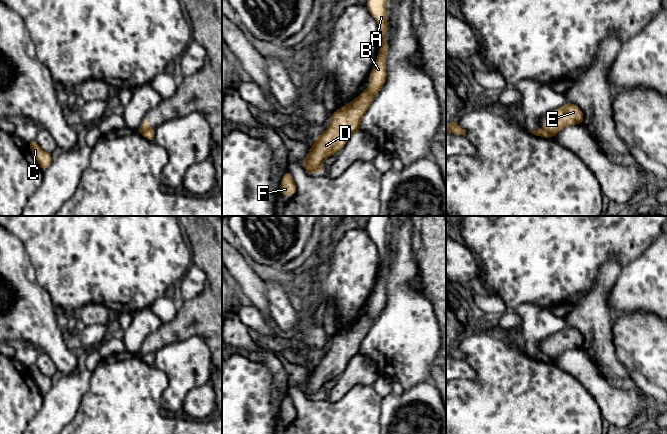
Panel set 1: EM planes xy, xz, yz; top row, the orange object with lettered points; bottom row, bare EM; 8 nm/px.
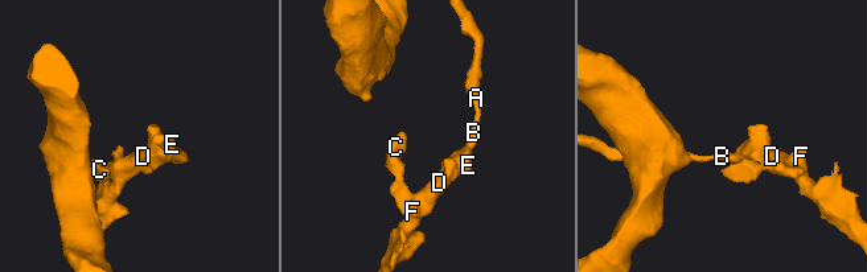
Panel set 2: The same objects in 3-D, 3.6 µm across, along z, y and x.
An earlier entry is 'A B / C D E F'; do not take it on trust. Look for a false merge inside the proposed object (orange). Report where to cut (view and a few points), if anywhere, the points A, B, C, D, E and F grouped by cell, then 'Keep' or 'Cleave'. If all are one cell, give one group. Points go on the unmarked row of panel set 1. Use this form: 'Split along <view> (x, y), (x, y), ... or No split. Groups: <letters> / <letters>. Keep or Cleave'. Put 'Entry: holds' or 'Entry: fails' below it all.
Split along yz (542, 351), (552, 360). Groups: A B / C D E F. Cleave
Entry: holds

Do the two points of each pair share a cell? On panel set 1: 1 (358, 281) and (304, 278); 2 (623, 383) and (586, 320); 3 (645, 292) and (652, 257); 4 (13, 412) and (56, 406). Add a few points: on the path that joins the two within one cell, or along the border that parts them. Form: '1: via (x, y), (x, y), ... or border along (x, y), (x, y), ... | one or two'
1: border along (327, 256), (317, 293) | two
2: via (610, 367), (602, 354), (598, 336) | one
3: via (651, 283), (652, 266) | one
4: border along (43, 395), (41, 408), (27, 423) | two

